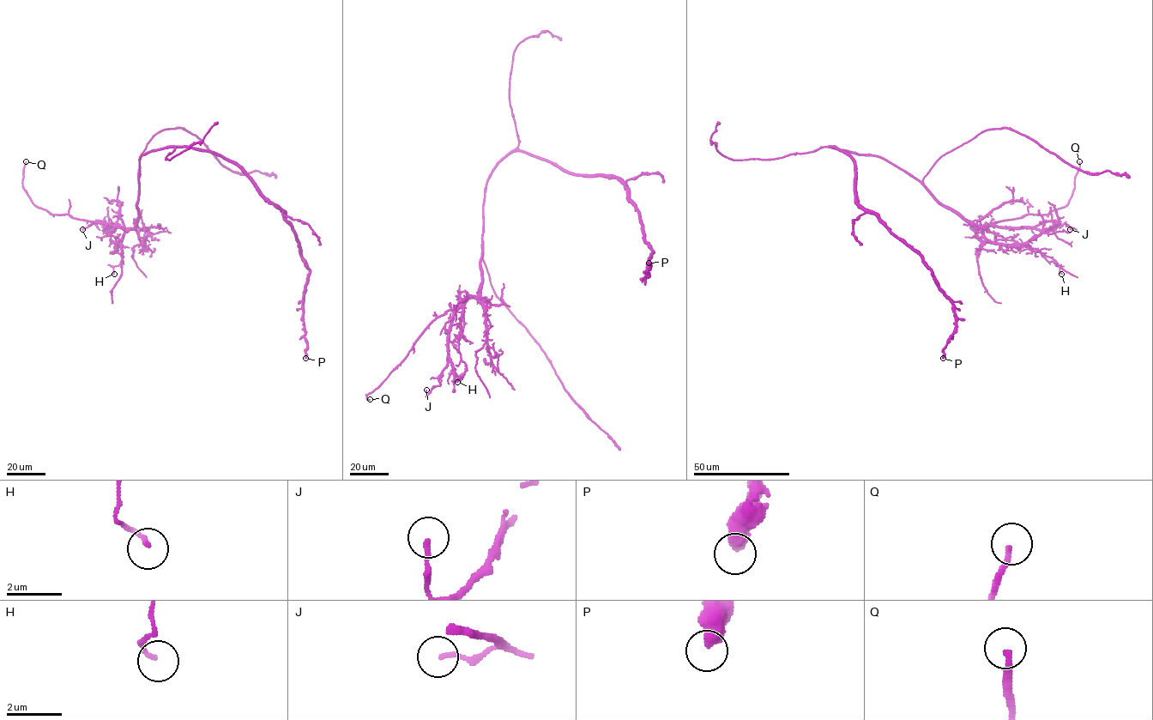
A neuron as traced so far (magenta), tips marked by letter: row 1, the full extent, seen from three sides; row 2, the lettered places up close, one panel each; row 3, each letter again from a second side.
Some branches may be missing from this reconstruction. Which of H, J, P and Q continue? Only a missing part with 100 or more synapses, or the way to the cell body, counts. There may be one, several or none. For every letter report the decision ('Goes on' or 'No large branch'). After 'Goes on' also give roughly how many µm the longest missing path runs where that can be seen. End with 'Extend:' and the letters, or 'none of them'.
H: No large branch
J: No large branch
P: No large branch
Q: Goes on. Missing length about 40 µm
Extend: Q

